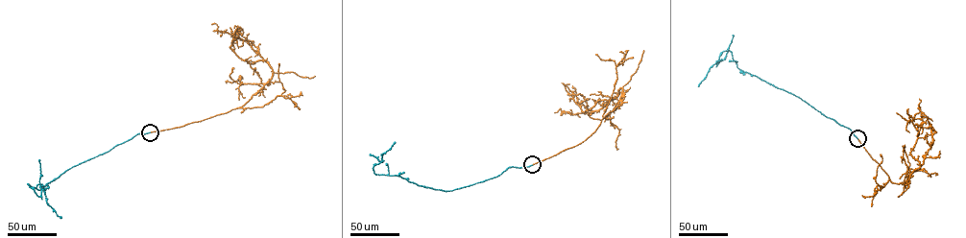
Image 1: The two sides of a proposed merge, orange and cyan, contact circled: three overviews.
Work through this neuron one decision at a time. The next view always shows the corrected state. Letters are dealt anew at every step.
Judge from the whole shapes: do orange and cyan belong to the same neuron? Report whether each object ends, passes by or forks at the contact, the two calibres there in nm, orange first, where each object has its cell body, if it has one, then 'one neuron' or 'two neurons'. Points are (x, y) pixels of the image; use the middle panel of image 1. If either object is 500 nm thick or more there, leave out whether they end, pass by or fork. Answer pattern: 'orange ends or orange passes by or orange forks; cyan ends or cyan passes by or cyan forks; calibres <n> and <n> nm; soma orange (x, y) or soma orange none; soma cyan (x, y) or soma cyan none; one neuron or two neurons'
orange ends; cyan ends; calibres 240 and 260 nm; soma orange none; soma cyan none; one neuron

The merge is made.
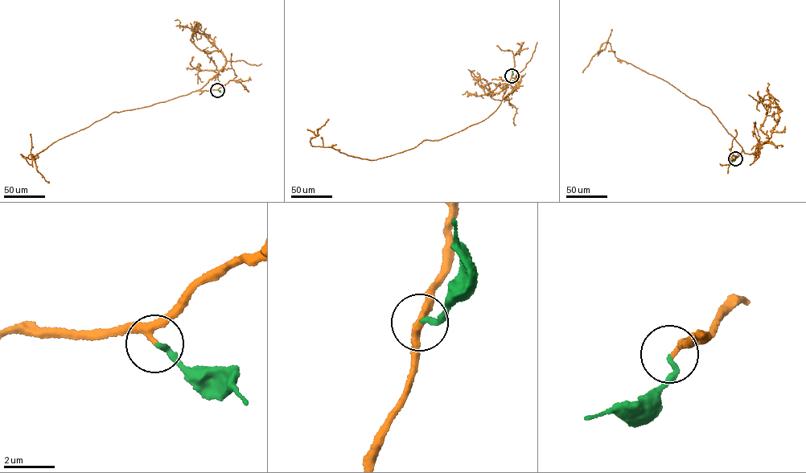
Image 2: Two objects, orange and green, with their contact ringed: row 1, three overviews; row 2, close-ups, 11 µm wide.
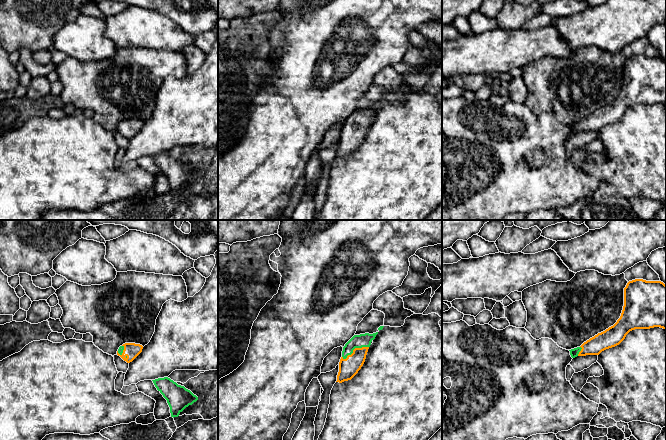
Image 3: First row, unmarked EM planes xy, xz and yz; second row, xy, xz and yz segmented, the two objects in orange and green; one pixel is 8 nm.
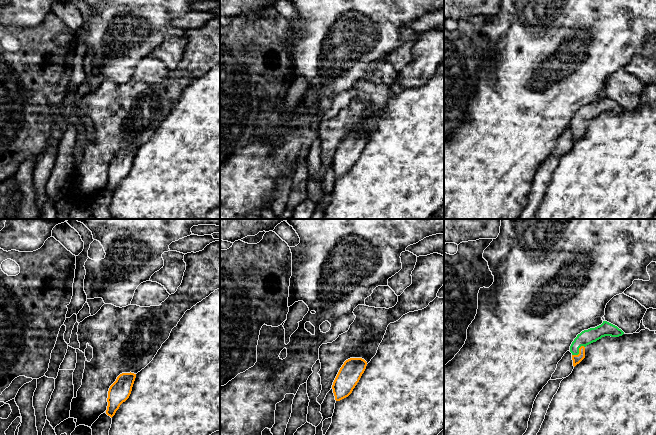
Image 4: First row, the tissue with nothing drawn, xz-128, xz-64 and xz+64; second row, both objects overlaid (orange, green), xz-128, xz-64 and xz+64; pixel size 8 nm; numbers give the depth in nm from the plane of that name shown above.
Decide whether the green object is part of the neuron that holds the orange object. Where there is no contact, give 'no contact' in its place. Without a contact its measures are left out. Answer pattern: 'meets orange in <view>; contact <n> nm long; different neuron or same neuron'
meets orange in xz; contact 240 nm long; same neuron

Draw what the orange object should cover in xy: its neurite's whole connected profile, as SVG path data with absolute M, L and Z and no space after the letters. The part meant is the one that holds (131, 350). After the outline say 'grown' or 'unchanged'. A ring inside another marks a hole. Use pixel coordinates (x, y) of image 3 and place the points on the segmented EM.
M125 343L119 347L117 355L127 363L132 362L141 352L143 346L135 343Z; grown

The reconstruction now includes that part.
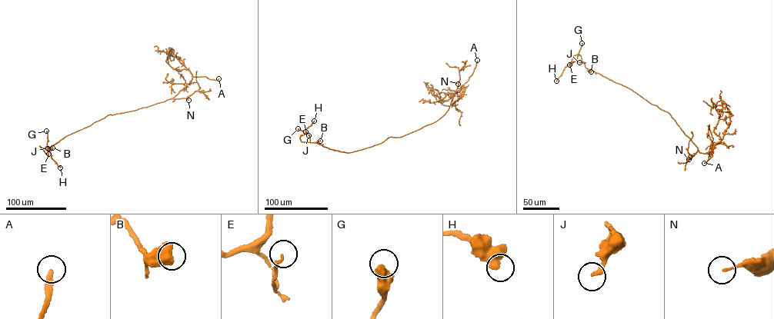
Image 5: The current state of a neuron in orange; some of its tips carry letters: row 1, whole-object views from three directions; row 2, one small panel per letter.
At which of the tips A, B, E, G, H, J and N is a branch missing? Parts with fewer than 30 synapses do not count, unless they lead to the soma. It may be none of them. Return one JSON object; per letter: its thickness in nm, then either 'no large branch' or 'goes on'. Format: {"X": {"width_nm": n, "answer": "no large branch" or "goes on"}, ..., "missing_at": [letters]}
{"A": {"width_nm": 260, "answer": "goes on"}, "B": {"width_nm": 650, "answer": "no large branch"}, "E": {"width_nm": 130, "answer": "no large branch"}, "G": {"width_nm": 600, "answer": "no large branch"}, "H": {"width_nm": 360, "answer": "no large branch"}, "J": {"width_nm": 240, "answer": "no large branch"}, "N": {"width_nm": 110, "answer": "no large branch"}, "missing_at": ["A"]}

